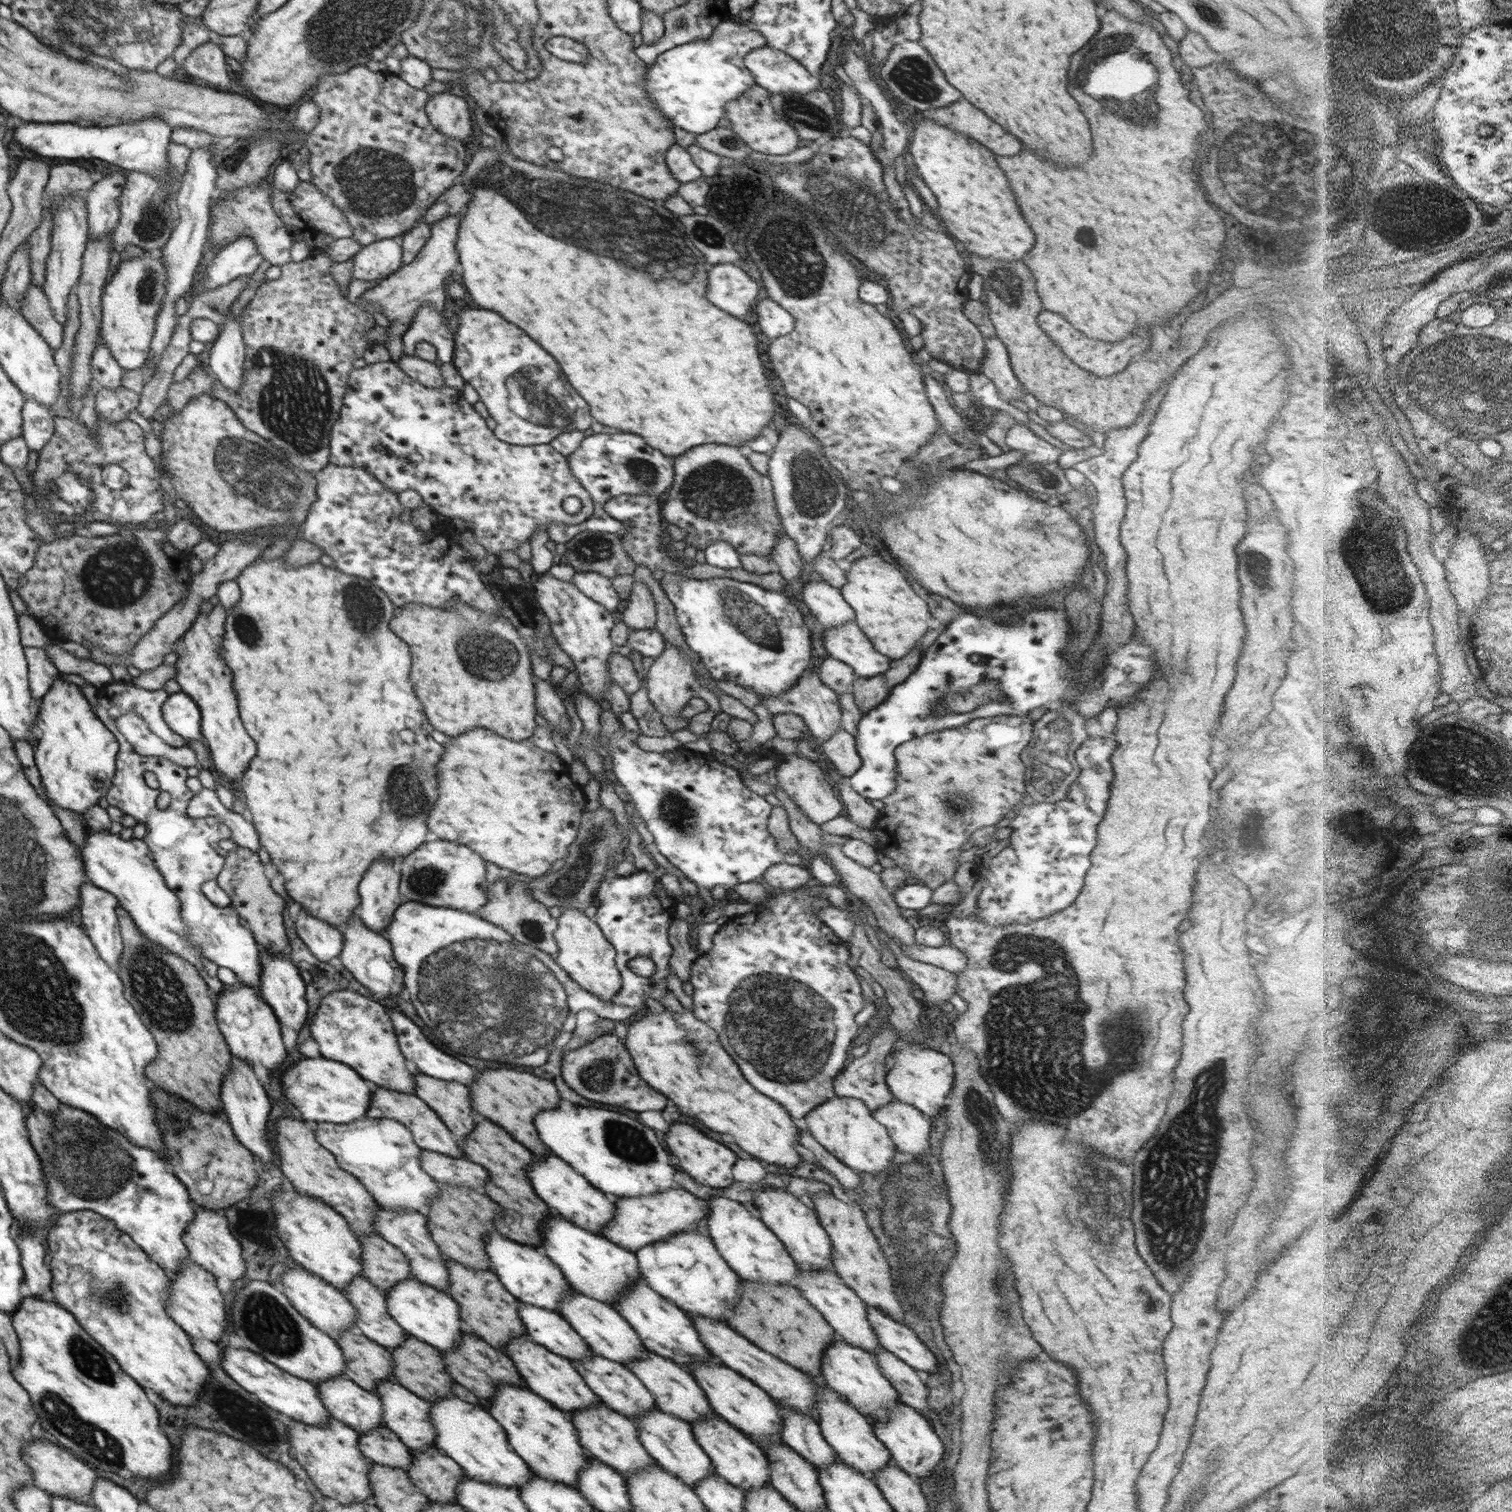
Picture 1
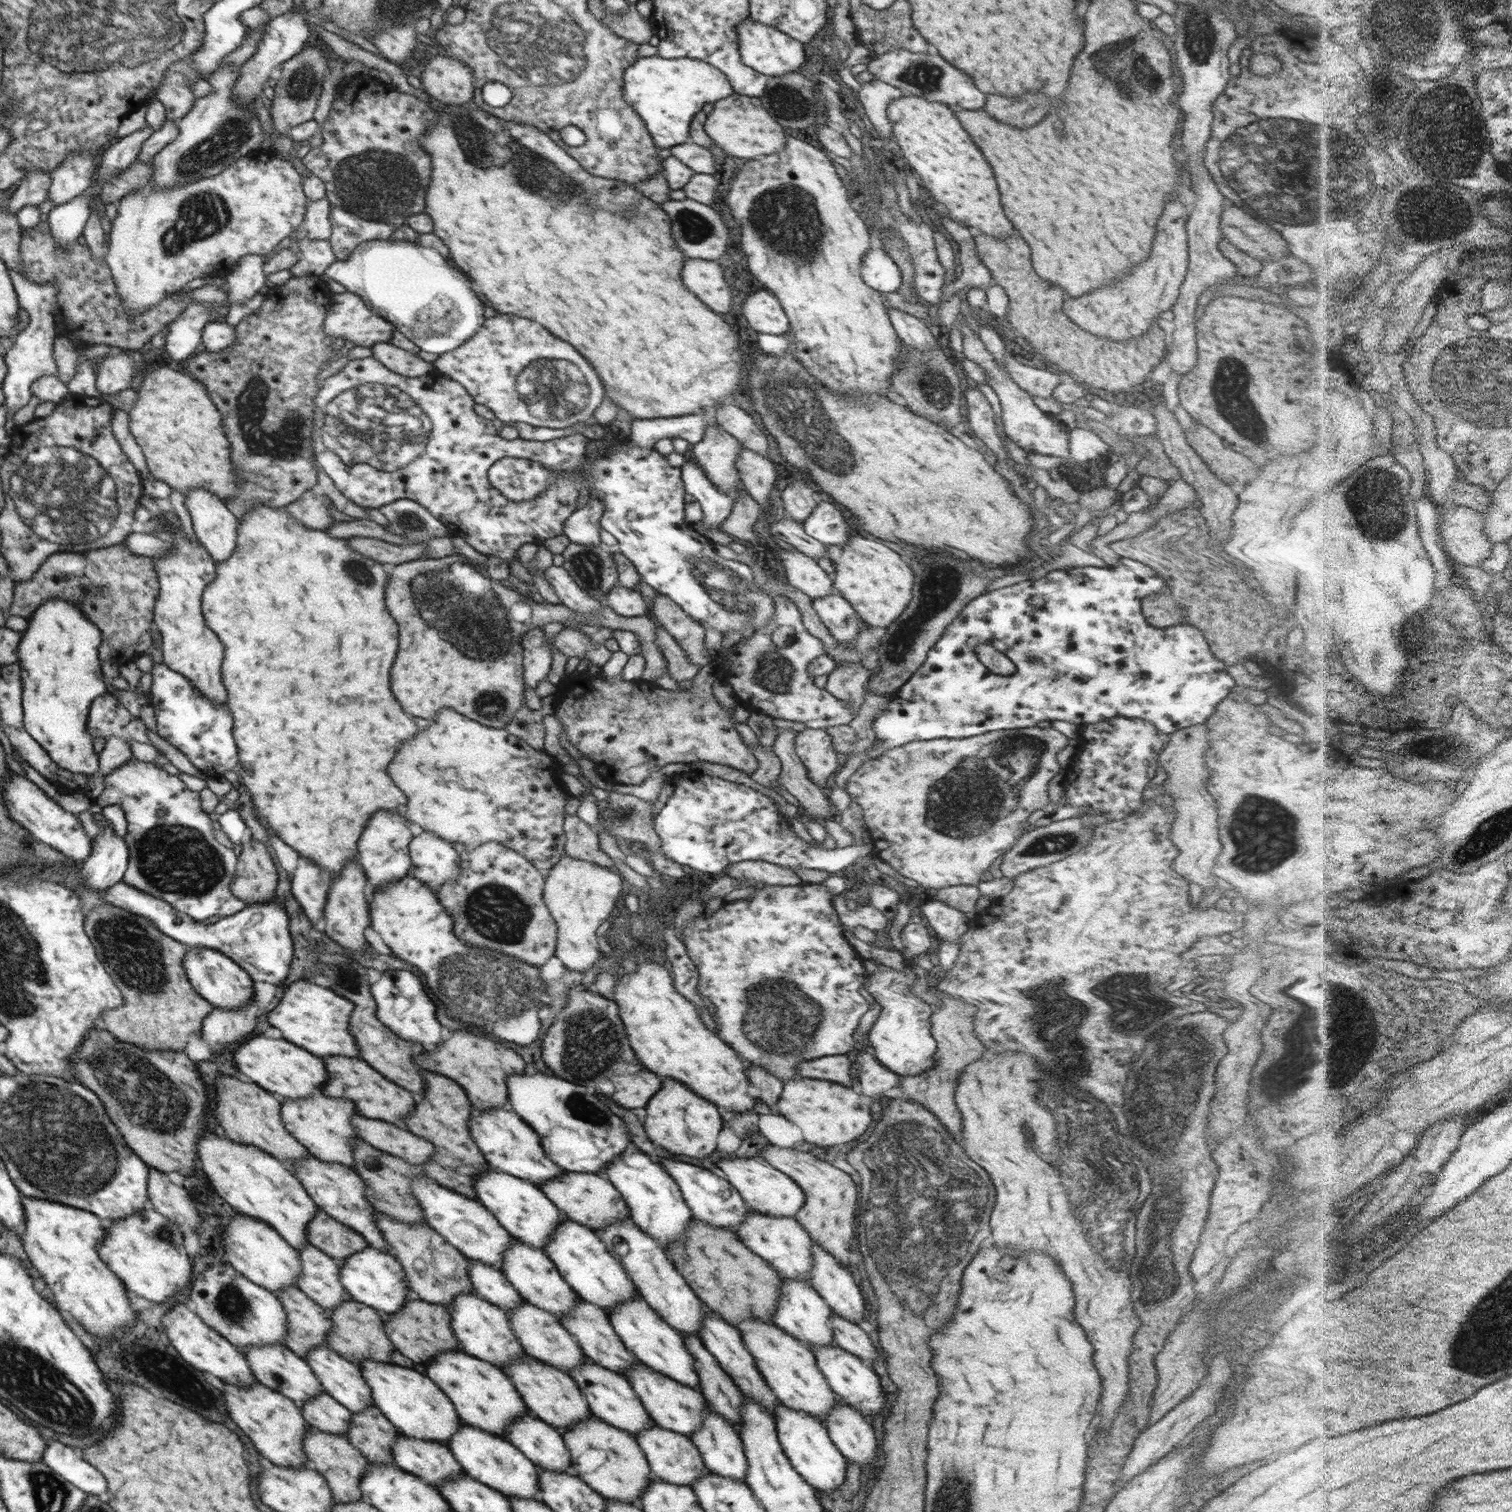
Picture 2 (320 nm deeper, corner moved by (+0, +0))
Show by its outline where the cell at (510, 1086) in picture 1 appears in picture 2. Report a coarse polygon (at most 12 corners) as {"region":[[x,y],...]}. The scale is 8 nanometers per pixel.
{"region":[[468,1028],[415,1056],[447,1076],[473,1107],[508,1106],[506,1079],[530,1068]]}

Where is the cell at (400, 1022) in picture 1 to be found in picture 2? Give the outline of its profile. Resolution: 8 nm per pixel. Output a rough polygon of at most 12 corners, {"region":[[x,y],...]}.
{"region":[[388,970],[370,987],[376,1016],[432,1052],[444,1039],[420,978]]}

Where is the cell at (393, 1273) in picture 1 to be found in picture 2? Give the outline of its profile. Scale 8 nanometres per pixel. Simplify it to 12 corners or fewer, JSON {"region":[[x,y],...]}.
{"region":[[318,1209],[308,1224],[310,1245],[333,1259],[369,1245]]}

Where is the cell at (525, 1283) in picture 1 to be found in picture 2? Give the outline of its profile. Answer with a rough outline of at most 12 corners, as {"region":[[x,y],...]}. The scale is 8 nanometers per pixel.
{"region":[[433,1179],[411,1189],[430,1228],[502,1270],[514,1238],[480,1201]]}

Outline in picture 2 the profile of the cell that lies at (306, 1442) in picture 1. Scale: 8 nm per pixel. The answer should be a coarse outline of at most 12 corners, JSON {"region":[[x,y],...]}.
{"region":[[225,1383],[228,1416],[281,1467],[312,1467],[300,1406],[260,1383]]}

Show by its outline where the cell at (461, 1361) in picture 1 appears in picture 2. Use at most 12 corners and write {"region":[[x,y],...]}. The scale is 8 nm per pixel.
{"region":[[409,1295],[386,1337],[419,1366],[463,1352],[447,1307]]}

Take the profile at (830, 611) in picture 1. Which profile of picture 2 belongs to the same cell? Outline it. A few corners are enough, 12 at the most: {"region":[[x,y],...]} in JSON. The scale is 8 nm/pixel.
{"region":[[778,549],[789,583],[812,600],[836,592],[816,559]]}

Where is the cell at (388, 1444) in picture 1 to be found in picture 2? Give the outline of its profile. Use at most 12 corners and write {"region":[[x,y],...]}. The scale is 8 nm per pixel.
{"region":[[328,1393],[300,1407],[309,1426],[347,1438],[352,1411]]}

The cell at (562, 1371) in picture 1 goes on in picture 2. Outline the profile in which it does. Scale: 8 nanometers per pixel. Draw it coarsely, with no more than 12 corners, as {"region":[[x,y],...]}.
{"region":[[475,1293],[447,1307],[463,1353],[500,1368],[528,1355],[506,1311]]}

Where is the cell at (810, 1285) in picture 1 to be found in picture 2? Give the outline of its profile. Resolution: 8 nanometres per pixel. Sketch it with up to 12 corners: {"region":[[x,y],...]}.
{"region":[[749,1208],[738,1238],[785,1279],[810,1284],[812,1243],[795,1218]]}

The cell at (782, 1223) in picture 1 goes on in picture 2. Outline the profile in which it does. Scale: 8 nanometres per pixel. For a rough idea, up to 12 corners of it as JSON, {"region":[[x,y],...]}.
{"region":[[754,1157],[715,1163],[748,1208],[796,1218],[804,1191]]}

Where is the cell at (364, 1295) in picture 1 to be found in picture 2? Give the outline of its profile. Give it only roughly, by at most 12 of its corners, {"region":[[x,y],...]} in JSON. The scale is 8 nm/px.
{"region":[[311,1245],[296,1251],[295,1286],[326,1310],[352,1300],[339,1261]]}

